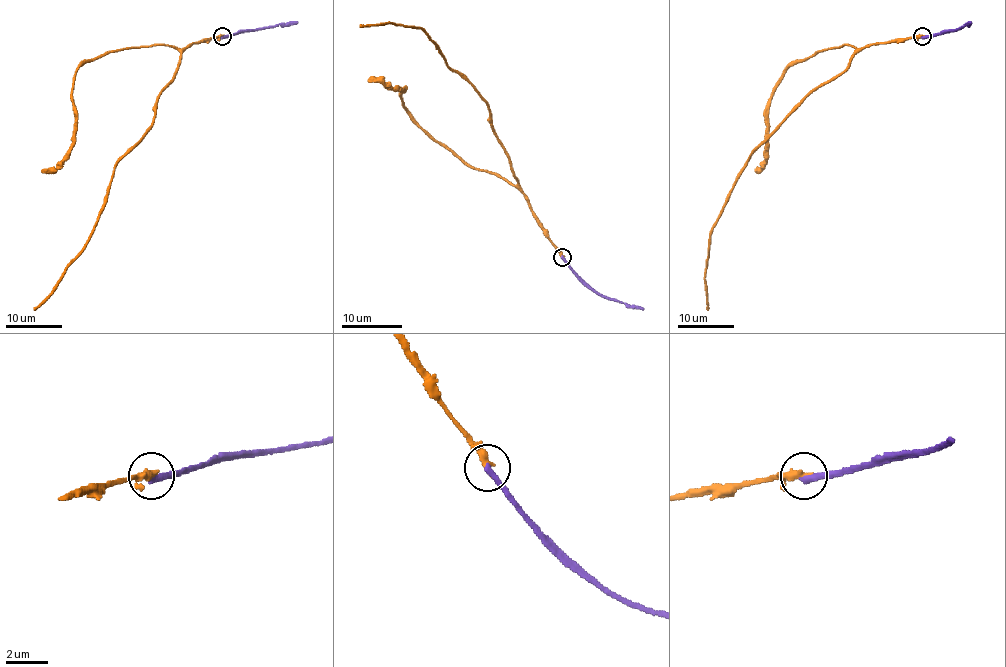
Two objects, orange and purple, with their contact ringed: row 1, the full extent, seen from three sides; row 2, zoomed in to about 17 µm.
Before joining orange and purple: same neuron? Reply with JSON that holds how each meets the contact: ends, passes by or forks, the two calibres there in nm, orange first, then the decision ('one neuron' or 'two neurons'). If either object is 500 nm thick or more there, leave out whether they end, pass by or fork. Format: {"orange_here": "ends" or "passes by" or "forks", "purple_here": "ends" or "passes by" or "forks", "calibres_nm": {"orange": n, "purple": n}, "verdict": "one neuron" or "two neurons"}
{"orange_here": "ends", "purple_here": "ends", "calibres_nm": {"orange": 360, "purple": 300}, "verdict": "two neurons"}

